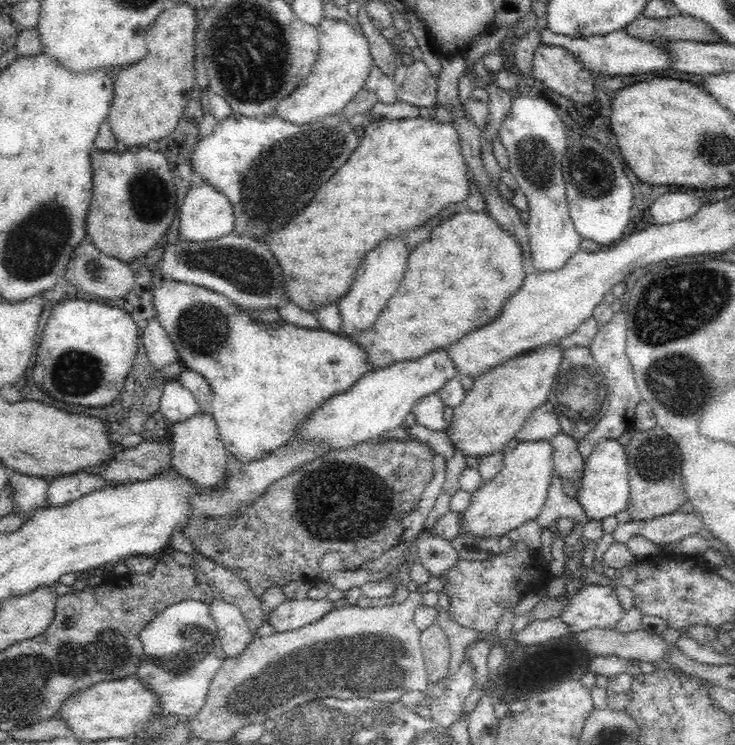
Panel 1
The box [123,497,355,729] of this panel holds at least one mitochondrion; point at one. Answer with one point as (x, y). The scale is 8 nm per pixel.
(185, 650)

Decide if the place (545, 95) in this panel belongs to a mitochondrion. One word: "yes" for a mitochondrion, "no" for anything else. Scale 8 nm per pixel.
no

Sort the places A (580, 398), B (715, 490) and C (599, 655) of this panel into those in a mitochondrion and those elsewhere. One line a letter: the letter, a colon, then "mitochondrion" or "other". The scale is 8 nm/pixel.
A: mitochondrion
B: other
C: other

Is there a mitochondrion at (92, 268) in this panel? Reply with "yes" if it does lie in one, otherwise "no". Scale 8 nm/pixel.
yes

